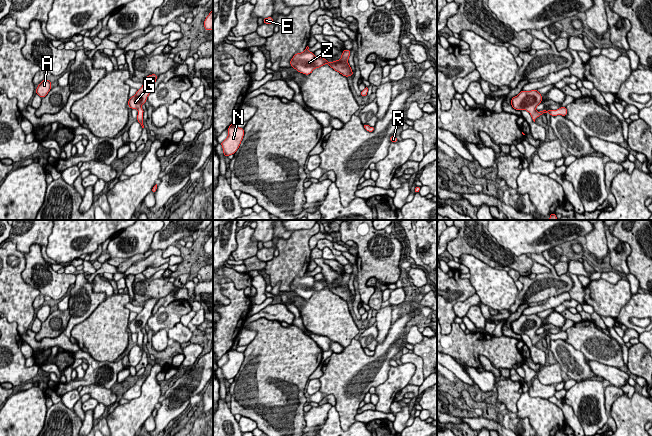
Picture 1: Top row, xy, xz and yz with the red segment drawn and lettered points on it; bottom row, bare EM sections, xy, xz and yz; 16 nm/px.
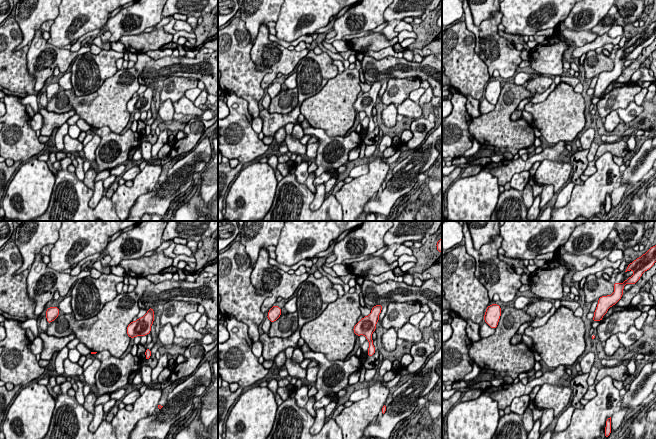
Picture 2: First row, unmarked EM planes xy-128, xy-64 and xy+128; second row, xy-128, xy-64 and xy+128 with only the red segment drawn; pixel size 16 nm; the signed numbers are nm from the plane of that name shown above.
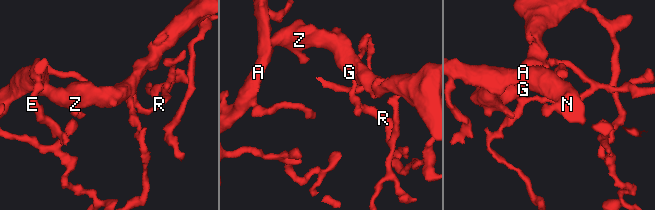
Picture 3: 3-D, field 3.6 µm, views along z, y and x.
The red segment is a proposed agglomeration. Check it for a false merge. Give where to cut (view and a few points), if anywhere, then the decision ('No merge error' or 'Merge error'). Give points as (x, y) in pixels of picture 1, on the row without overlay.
No split. No merge error

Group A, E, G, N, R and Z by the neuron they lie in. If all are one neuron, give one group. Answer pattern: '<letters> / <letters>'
A E G N R Z

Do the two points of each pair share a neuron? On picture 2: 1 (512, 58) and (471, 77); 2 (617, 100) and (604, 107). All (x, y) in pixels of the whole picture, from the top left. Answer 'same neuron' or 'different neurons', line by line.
1: different neurons
2: same neuron

